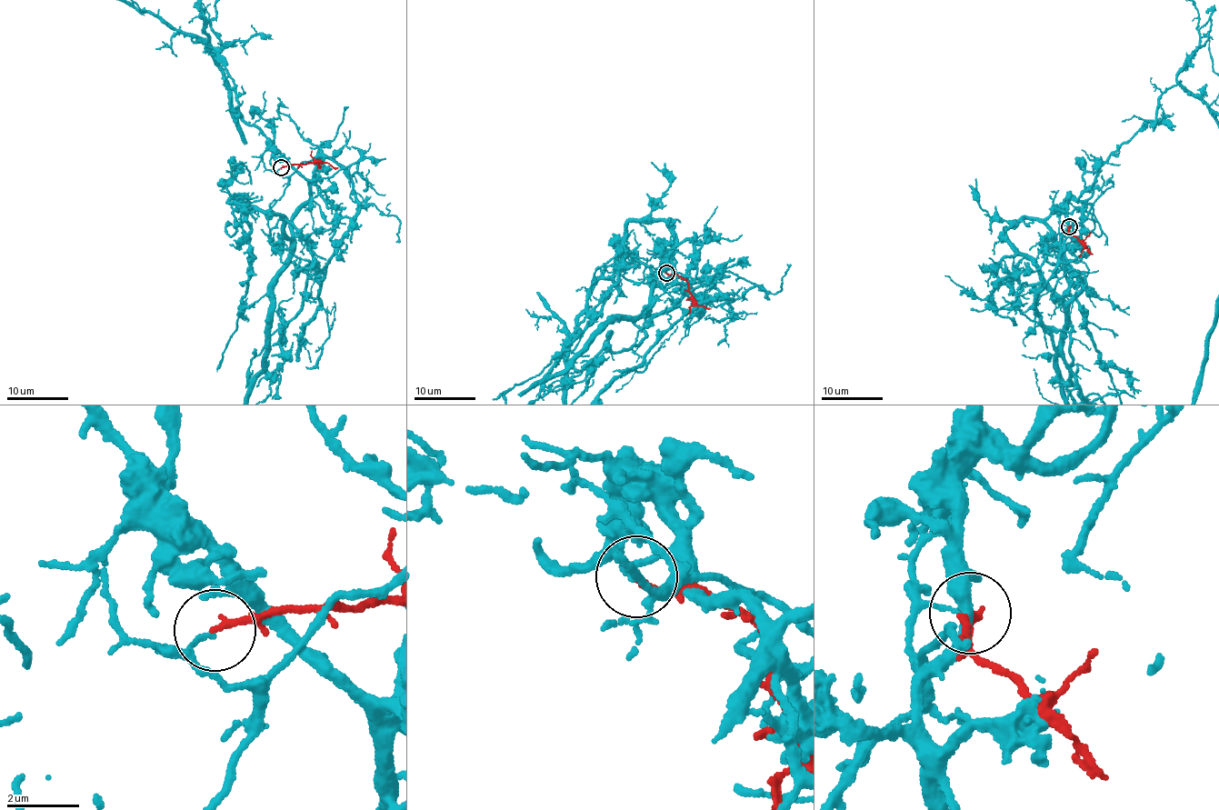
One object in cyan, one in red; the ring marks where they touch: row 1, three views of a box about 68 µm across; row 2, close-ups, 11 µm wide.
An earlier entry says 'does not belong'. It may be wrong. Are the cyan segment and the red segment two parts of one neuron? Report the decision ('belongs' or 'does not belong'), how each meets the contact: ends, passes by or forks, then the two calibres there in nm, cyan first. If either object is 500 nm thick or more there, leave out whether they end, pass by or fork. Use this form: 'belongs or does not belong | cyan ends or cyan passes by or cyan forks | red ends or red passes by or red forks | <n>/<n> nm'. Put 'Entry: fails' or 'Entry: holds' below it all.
does not belong | cyan ends | red ends | 110/180 nm
Entry: holds

